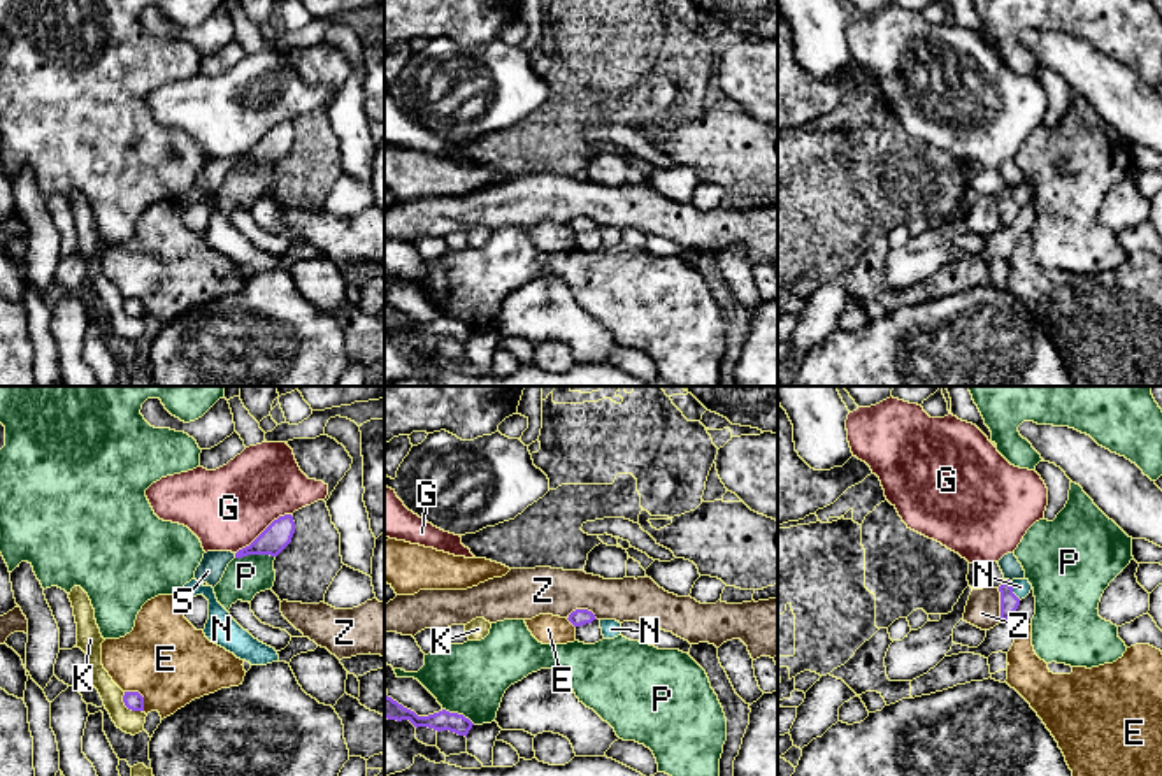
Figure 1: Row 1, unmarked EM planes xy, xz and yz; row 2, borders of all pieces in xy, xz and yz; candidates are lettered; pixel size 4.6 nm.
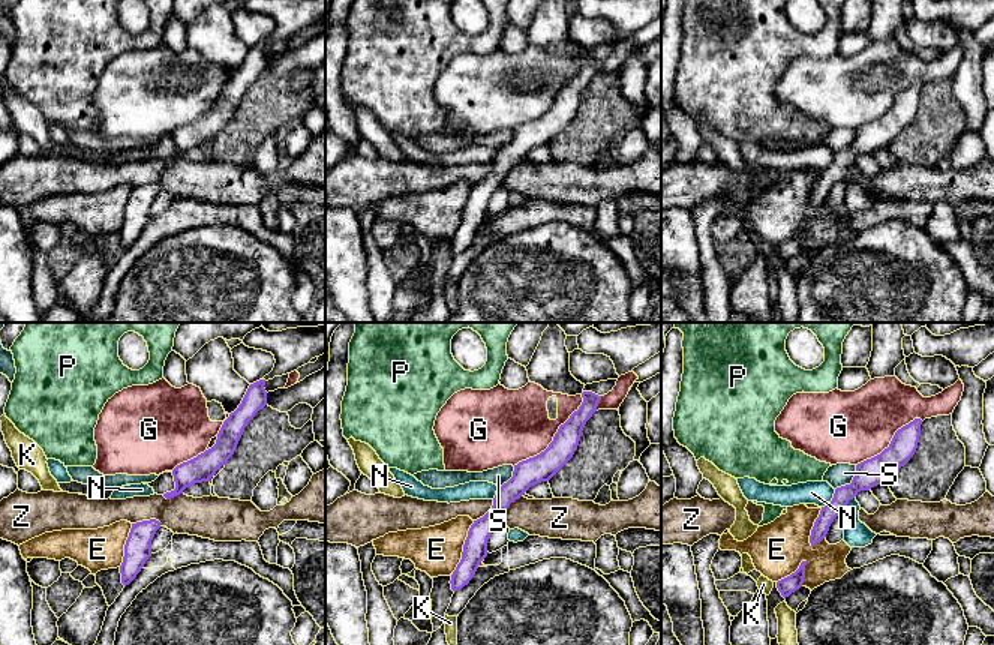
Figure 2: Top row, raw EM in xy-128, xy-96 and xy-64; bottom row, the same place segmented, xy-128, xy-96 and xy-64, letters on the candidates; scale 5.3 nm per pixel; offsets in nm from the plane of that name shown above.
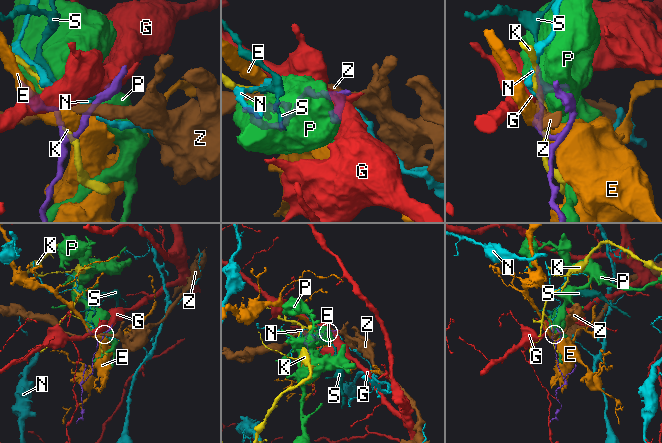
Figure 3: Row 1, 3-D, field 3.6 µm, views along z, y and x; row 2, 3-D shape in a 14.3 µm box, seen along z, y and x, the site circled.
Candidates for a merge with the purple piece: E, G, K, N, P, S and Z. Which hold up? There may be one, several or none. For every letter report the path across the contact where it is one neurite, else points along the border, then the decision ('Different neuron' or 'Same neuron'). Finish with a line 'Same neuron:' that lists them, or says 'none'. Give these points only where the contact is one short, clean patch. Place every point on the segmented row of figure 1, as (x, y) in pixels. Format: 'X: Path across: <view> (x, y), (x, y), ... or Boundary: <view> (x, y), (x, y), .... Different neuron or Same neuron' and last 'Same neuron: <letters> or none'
E: Different neuron
G: Different neuron
K: Boundary: xy (123, 692), (123, 703), (141, 711). Different neuron
N: Boundary: yz (1010, 582), (1011, 590), (1020, 599). Different neuron
P: Different neuron
S: Boundary: yz (1004, 578), (1010, 582). Different neuron
Z: Boundary: xz (567, 615), (576, 610), (588, 610), (597, 618). Different neuron
Same neuron: none

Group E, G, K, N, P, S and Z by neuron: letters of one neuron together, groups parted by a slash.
E / G / K / N / P / S / Z

